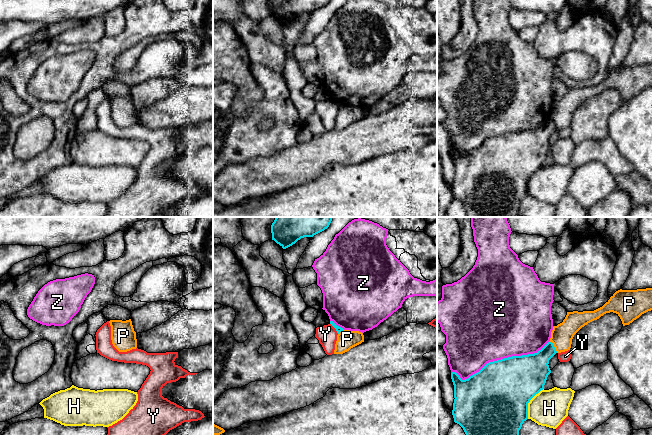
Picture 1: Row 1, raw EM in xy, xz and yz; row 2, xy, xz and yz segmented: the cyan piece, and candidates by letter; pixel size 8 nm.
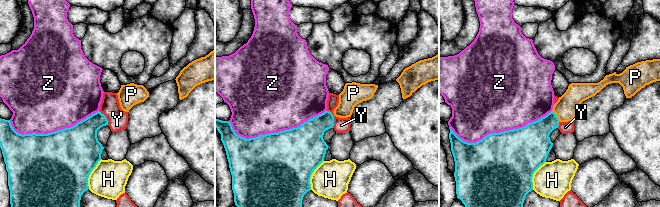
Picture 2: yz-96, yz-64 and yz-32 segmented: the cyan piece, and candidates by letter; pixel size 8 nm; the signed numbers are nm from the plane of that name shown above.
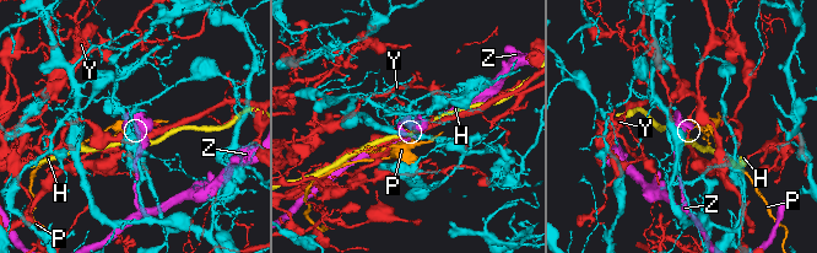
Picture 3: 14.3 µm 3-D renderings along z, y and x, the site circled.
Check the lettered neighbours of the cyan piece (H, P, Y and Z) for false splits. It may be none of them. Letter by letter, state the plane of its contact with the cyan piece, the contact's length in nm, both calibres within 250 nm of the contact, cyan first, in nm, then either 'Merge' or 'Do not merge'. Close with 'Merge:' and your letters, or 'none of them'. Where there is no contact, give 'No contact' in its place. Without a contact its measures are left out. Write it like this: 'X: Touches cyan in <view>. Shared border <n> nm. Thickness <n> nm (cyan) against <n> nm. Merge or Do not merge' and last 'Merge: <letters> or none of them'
H: Touches cyan in yz. Shared border 280 nm. Thickness 500 nm (cyan) against 300 nm. Do not merge
P: Touches cyan in yz. Shared border 120 nm. Thickness 260 nm (cyan) against 180 nm. Do not merge
Y: Touches cyan in xz. Shared border 110 nm. Thickness 50 nm (cyan) against 160 nm. Do not merge
Z: Touches cyan in yz. Shared border 850 nm. Thickness 480 nm (cyan) against 500 nm. Do not merge
Merge: none of them

